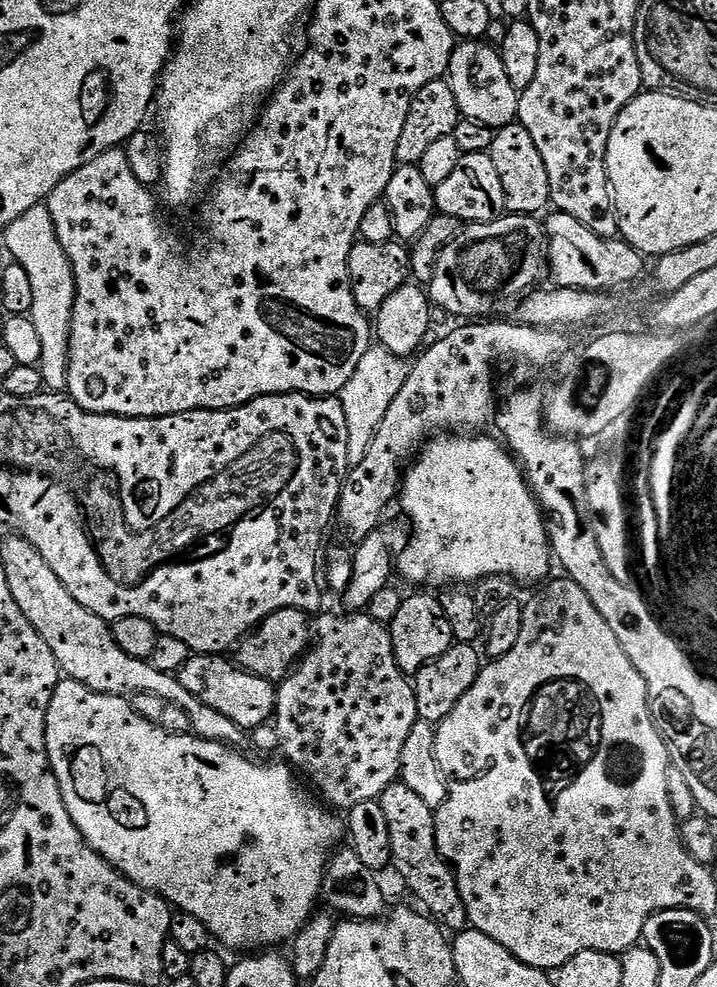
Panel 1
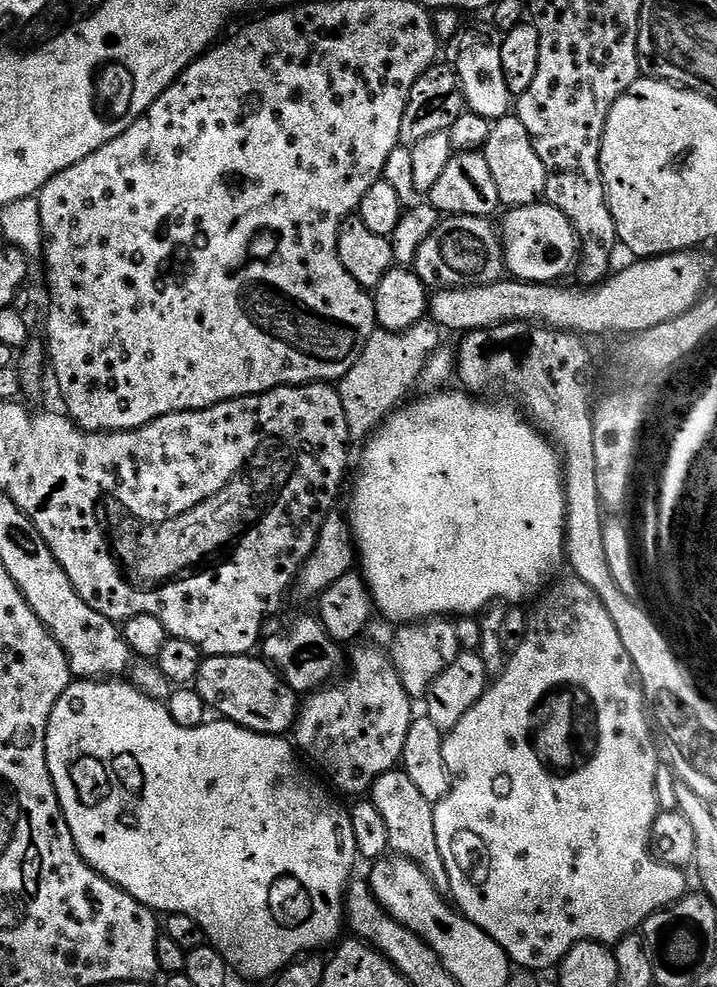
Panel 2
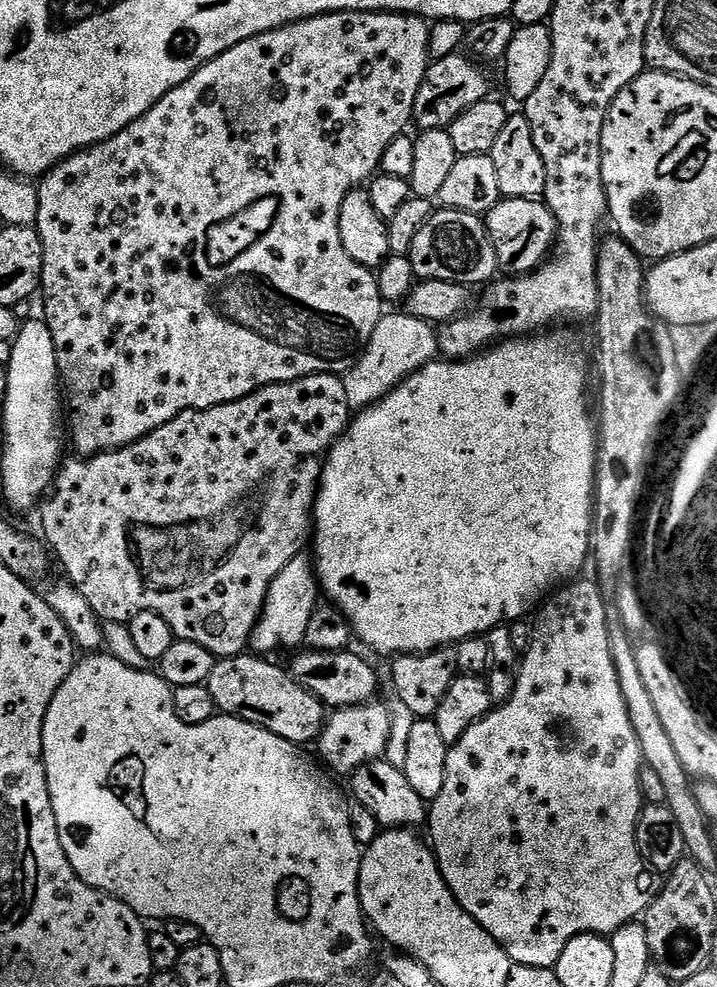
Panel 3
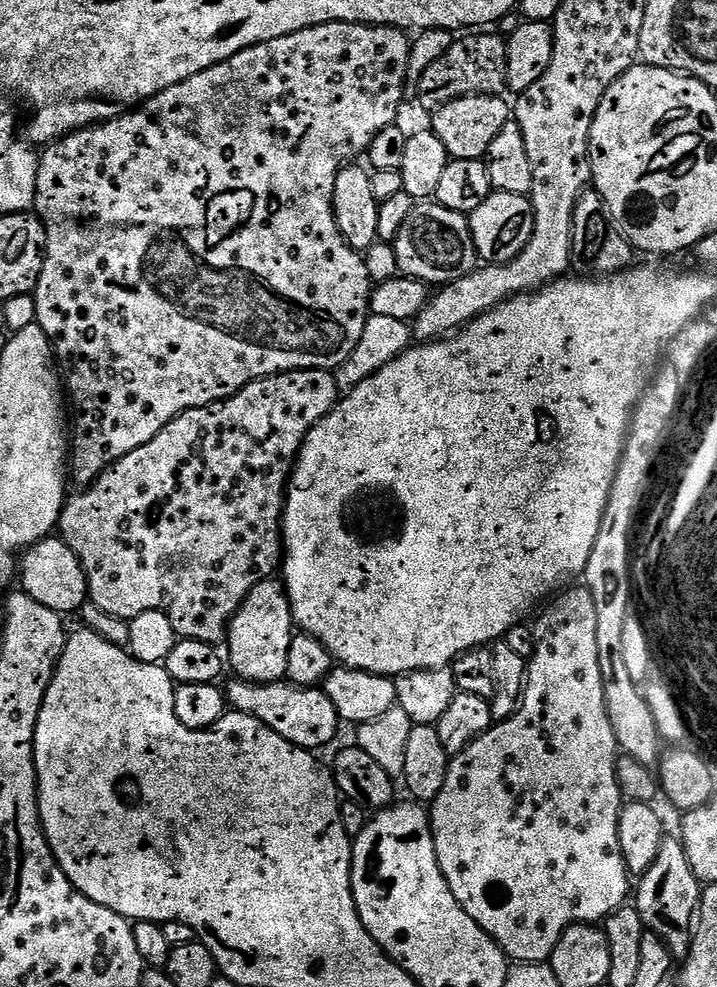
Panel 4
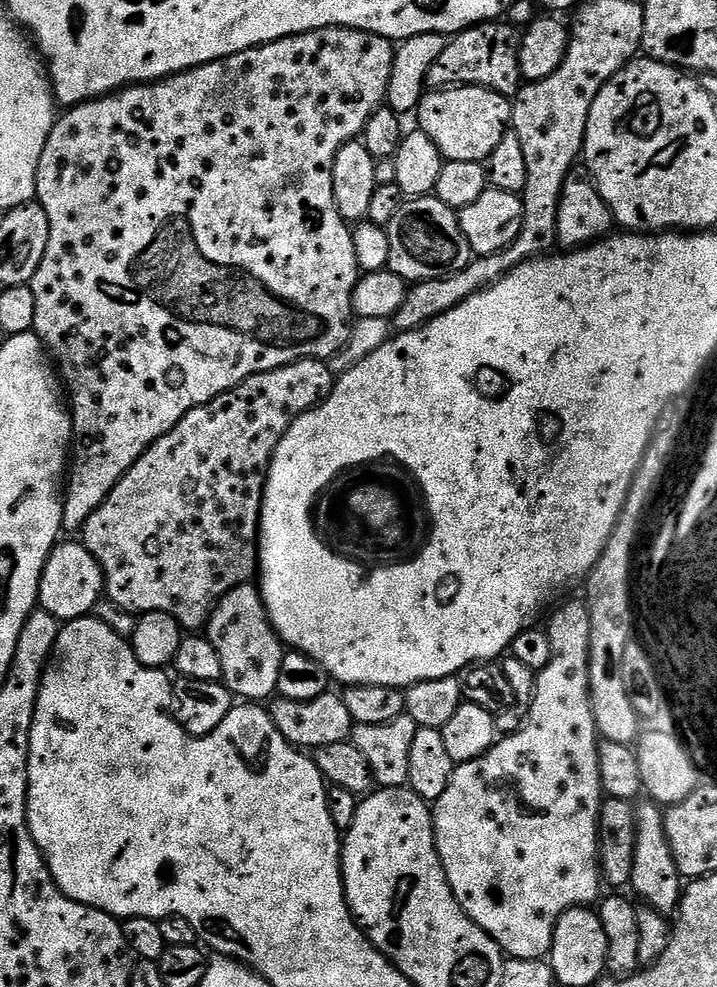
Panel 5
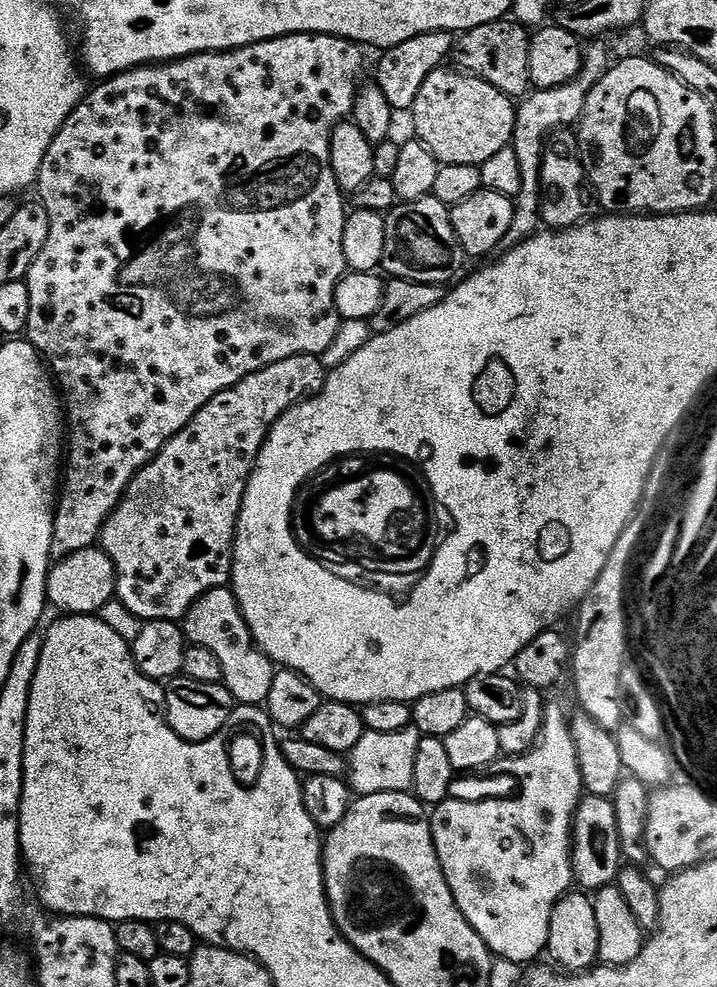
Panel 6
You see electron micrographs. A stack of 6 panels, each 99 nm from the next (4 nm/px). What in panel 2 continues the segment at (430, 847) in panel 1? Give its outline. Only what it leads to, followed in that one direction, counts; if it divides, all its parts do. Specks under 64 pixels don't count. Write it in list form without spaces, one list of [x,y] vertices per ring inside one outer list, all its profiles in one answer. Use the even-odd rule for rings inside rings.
[[[393,770],[382,774],[372,783],[370,799],[378,814],[386,821],[388,847],[397,856],[412,860],[432,880],[435,888],[444,890],[448,886],[446,866],[438,850],[438,834],[434,834],[434,806],[422,798],[414,782],[403,770]]]

